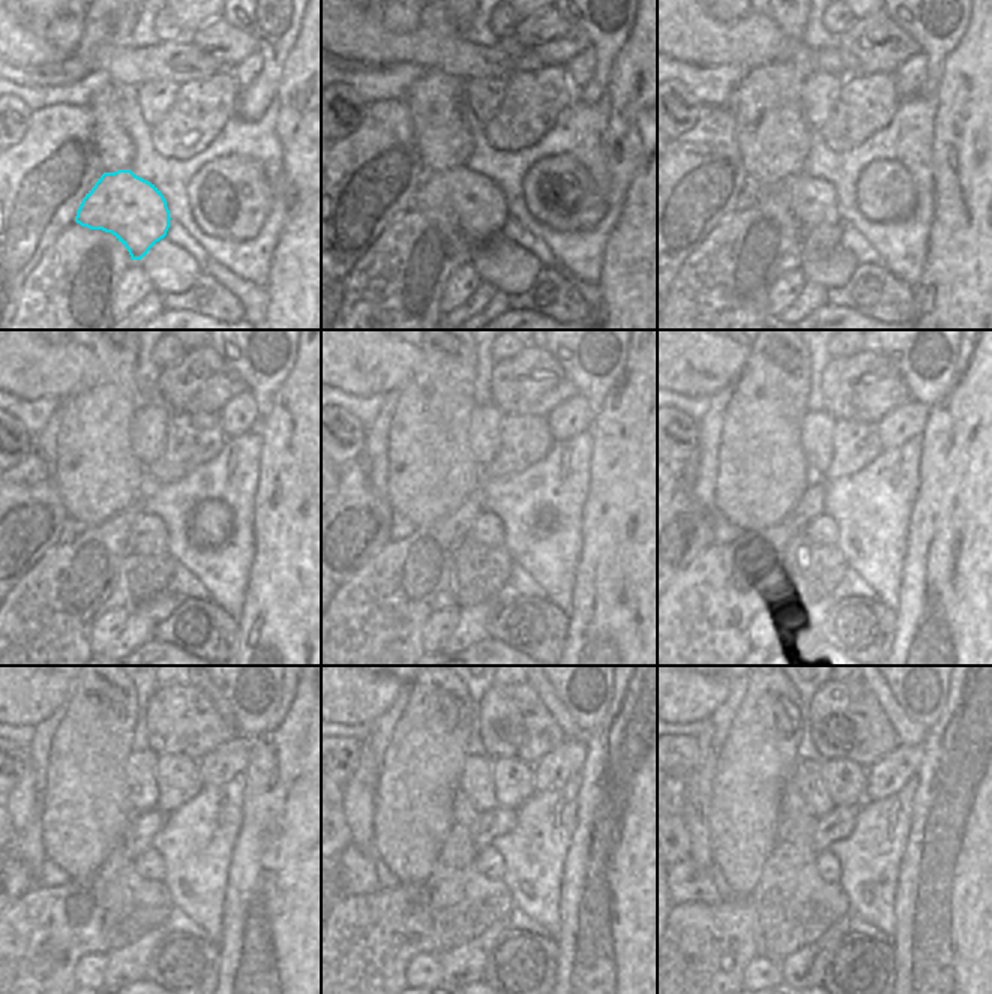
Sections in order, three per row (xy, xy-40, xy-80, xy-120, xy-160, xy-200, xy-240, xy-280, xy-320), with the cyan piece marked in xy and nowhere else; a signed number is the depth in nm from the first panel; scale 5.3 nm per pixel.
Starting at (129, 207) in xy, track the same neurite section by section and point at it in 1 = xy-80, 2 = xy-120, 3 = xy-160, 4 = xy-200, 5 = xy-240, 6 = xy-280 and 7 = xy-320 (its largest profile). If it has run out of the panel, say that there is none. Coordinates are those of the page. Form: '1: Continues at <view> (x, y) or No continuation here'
1: Continues at xy-80 (812, 201)
2: Continues at xy-120 (147, 535)
3: Continues at xy-160 (486, 529)
4: Continues at xy-200 (823, 529)
5: Continues at xy-240 (149, 864)
6: Continues at xy-280 (488, 862)
7: Continues at xy-320 (827, 865).

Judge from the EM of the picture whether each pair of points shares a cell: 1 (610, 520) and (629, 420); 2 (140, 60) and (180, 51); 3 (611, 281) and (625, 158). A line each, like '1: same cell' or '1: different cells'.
1: same cell
2: same cell
3: same cell

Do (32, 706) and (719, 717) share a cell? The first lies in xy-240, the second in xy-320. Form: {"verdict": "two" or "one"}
{"verdict": "two"}

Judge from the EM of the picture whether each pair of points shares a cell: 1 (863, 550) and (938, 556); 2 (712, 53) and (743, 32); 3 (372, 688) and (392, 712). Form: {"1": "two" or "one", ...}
{"1": "two", "2": "one", "3": "two"}

